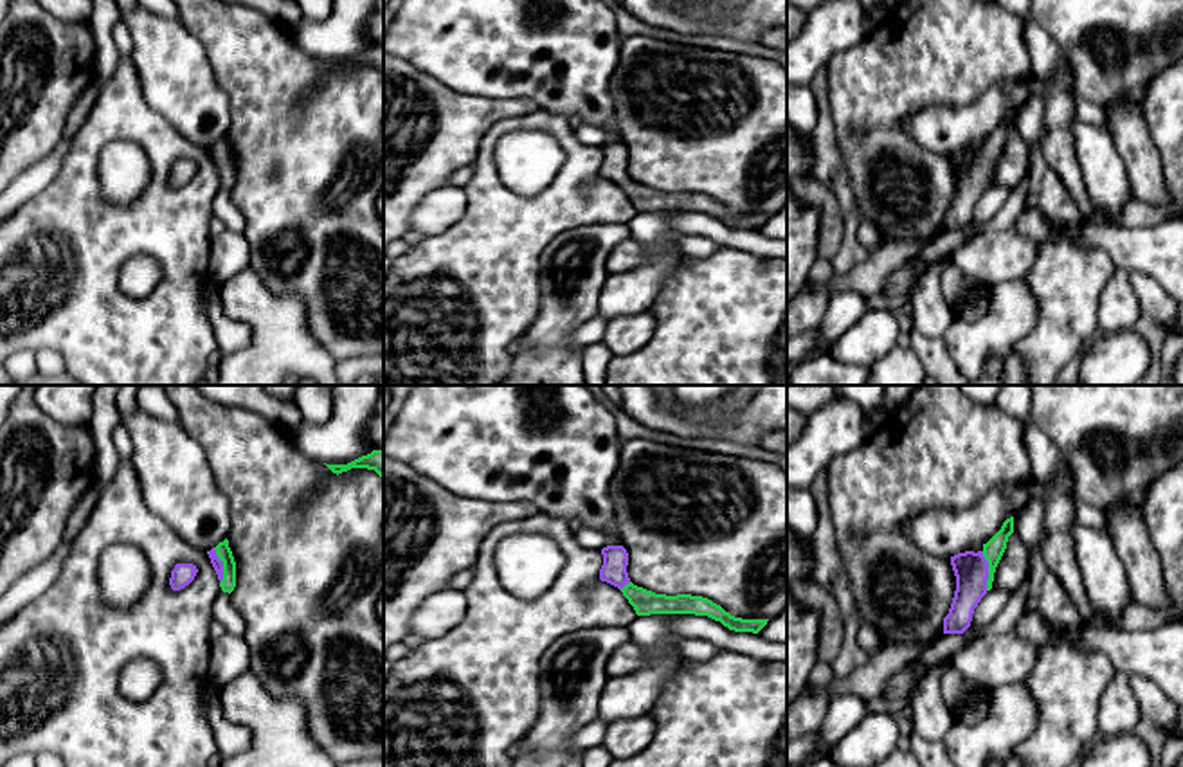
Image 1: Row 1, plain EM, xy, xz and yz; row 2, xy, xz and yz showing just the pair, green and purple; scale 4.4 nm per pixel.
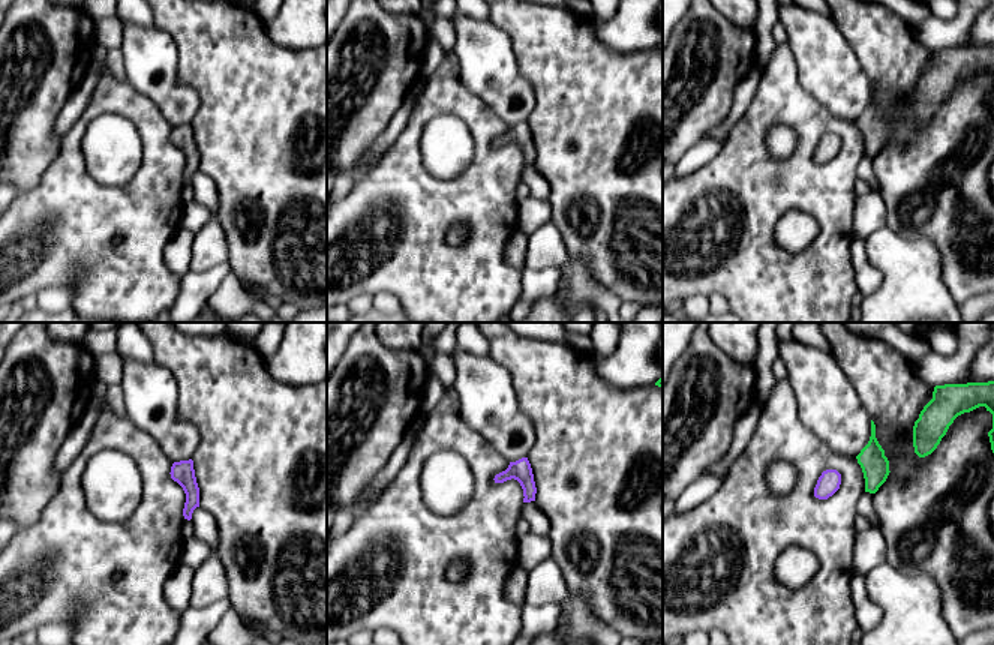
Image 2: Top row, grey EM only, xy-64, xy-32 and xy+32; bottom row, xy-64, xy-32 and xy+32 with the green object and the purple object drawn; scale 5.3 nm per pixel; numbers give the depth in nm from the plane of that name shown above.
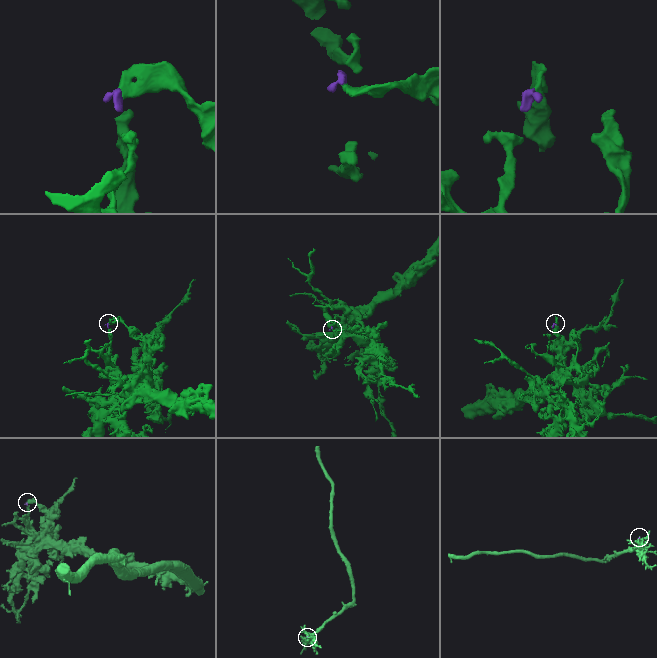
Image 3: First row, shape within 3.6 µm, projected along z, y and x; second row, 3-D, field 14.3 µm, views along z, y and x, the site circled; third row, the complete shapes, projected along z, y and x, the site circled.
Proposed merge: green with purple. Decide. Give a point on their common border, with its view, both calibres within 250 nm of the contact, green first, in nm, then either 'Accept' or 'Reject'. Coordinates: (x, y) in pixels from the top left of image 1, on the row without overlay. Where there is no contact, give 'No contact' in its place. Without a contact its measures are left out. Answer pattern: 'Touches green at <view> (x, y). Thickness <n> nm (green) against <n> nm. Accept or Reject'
Touches green at yz (989, 168). Thickness 90 nm (green) against 160 nm. Accept

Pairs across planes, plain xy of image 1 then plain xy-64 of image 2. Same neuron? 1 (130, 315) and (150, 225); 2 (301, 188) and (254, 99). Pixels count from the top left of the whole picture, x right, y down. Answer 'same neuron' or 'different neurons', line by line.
1: same neuron
2: same neuron

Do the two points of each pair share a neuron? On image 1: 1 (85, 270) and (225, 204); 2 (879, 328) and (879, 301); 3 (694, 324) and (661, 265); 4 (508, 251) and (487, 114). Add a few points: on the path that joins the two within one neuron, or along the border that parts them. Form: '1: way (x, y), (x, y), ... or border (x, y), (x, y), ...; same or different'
1: border (222, 188), (211, 213); different
2: border (890, 310), (866, 312); different
3: border (685, 256), (647, 310); different
4: border (528, 112), (497, 121), (481, 139), (472, 162); different

